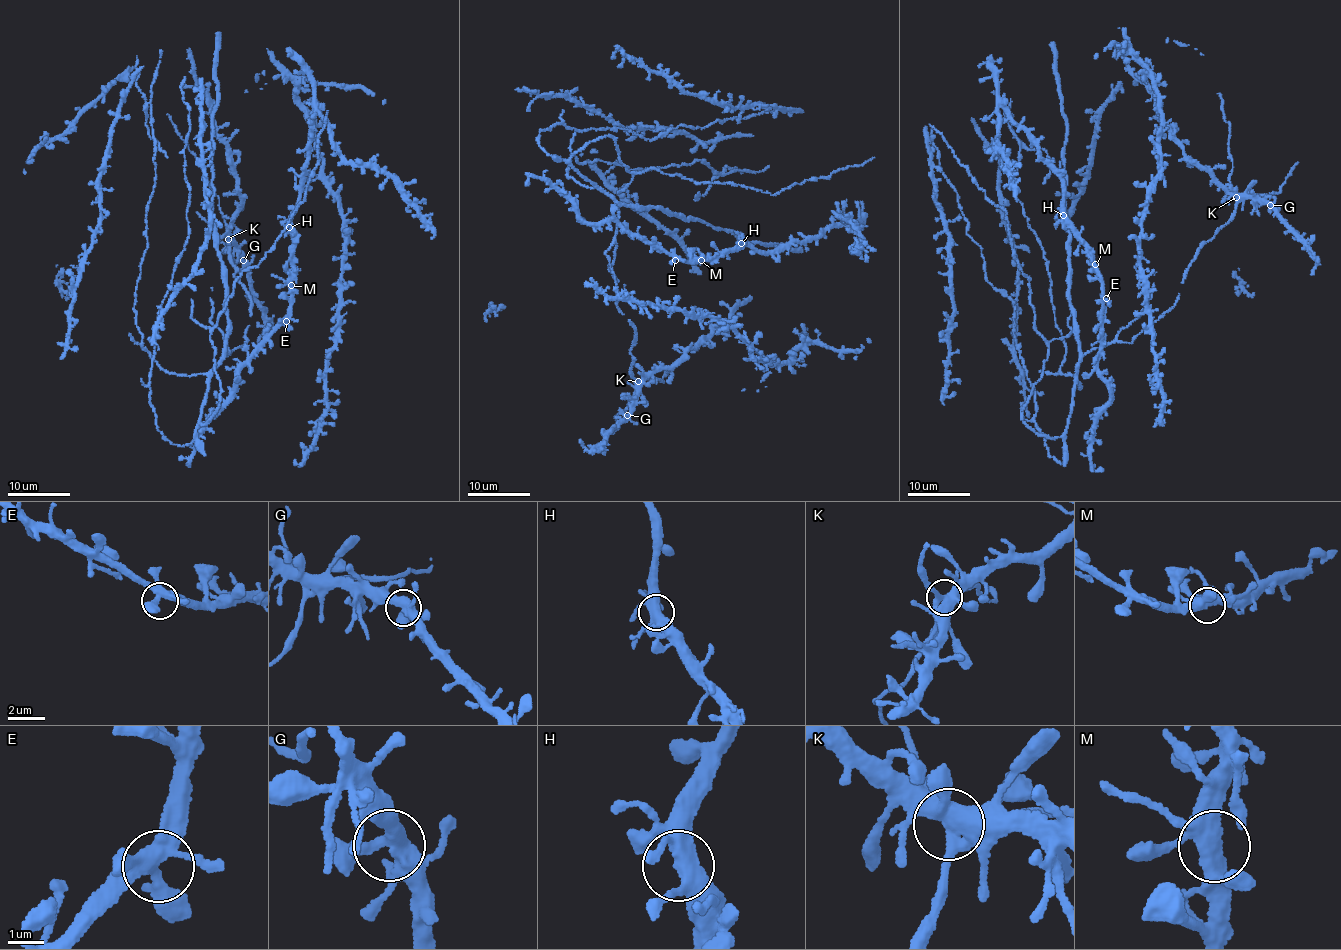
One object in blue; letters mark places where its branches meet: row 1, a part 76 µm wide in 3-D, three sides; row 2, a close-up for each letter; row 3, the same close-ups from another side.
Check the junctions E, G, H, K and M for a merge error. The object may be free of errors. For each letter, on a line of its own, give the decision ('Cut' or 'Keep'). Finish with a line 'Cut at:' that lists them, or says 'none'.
E: Keep
G: Keep
H: Keep
K: Keep
M: Keep
Cut at: none

